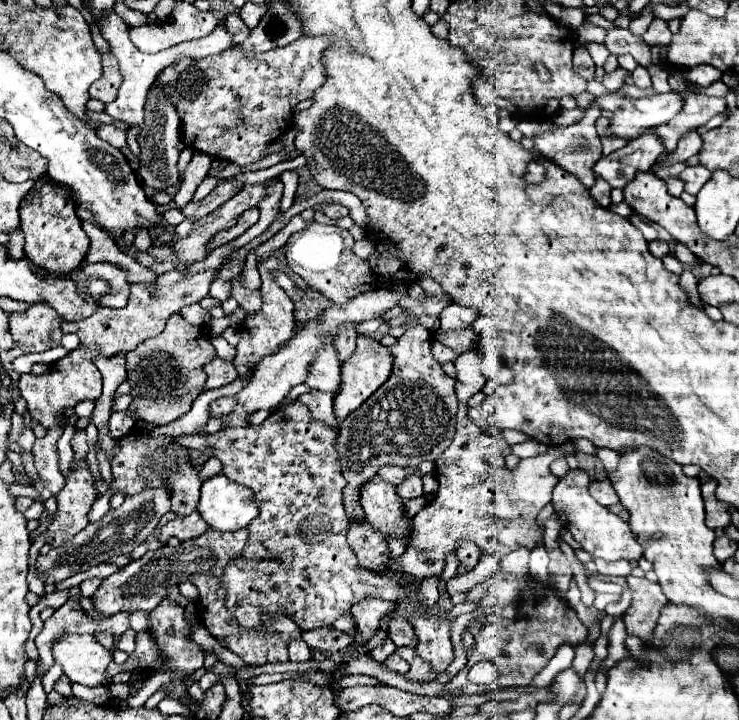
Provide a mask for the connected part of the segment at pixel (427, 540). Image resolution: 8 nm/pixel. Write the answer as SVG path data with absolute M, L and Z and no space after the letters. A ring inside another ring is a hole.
M474 350L464 352L454 360L454 366L458 370L458 424L450 448L440 458L440 466L436 460L434 476L440 482L440 490L412 518L412 522L416 524L416 532L412 532L412 544L408 544L406 552L398 560L390 560L388 564L392 572L404 572L418 580L440 576L446 566L446 554L454 554L460 540L474 542L482 554L494 556L506 556L516 548L532 550L536 546L542 546L544 526L538 522L538 512L552 500L552 490L558 484L558 476L550 472L550 462L556 456L562 456L556 446L550 446L546 454L520 460L520 466L514 470L502 468L505 467L503 450L508 447L503 436L488 436L486 432L476 428L466 414L468 398L480 392L484 386L480 354Z

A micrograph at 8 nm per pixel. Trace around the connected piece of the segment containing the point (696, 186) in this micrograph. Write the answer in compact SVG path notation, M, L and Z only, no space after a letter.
M696 164L696 166L686 166L678 178L684 182L684 190L688 194L698 194L698 190L710 180L710 176L712 176L710 170Z

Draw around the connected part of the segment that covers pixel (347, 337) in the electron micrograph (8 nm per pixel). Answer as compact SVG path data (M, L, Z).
M344 324L340 328L340 336L336 340L336 350L338 350L338 356L340 360L344 362L348 356L352 356L354 348L356 348L356 338L358 338L358 332L356 332L356 324Z

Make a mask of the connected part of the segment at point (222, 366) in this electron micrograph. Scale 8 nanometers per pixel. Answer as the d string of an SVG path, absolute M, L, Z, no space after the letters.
M214 358L212 362L206 364L206 374L208 374L208 380L206 380L204 392L228 386L230 382L234 382L238 378L238 372L236 372L234 364L232 362L224 362L220 358Z

